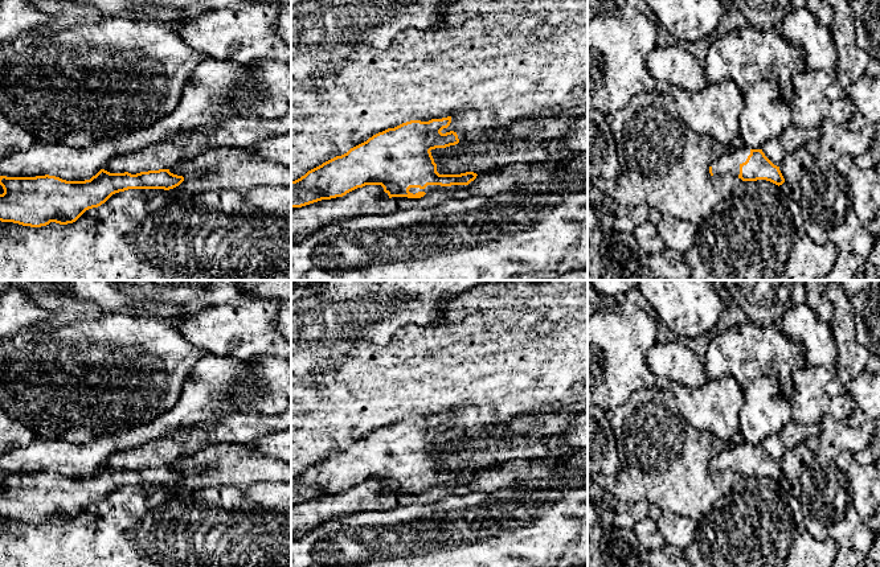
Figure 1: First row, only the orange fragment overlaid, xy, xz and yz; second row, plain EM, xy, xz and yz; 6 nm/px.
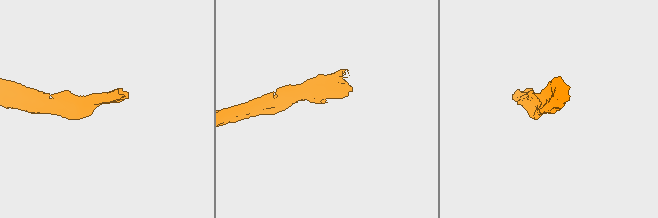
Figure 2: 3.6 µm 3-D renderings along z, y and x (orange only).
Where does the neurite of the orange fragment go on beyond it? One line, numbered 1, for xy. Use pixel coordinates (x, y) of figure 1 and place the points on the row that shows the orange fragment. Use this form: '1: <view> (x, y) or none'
1: none

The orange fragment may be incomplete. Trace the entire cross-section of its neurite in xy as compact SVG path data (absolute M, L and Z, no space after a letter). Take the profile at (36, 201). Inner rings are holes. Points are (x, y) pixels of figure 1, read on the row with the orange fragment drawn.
M101 169L90 180L66 181L56 176L36 177L7 177L0 176L0 185L4 193L0 194L0 221L13 222L22 226L41 227L50 222L67 225L75 222L86 210L105 204L112 194L128 189L164 189L169 190L184 181L183 176L169 172L169 169L148 170L131 174L110 173Z

